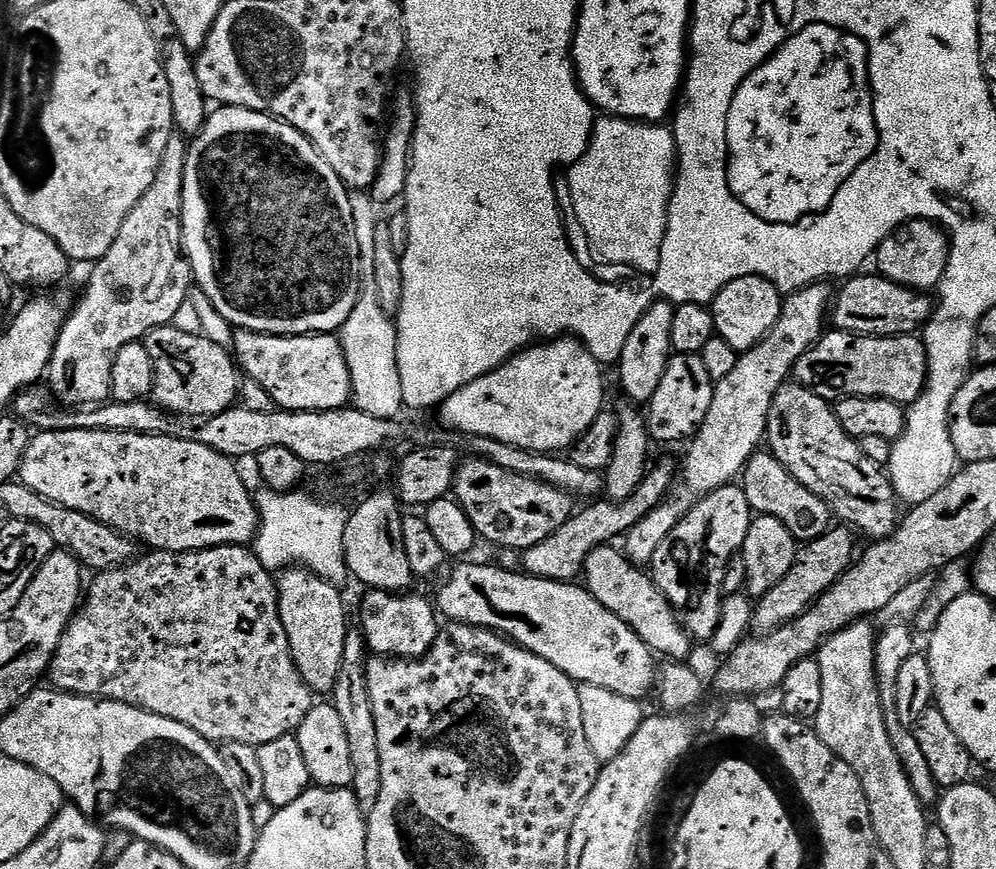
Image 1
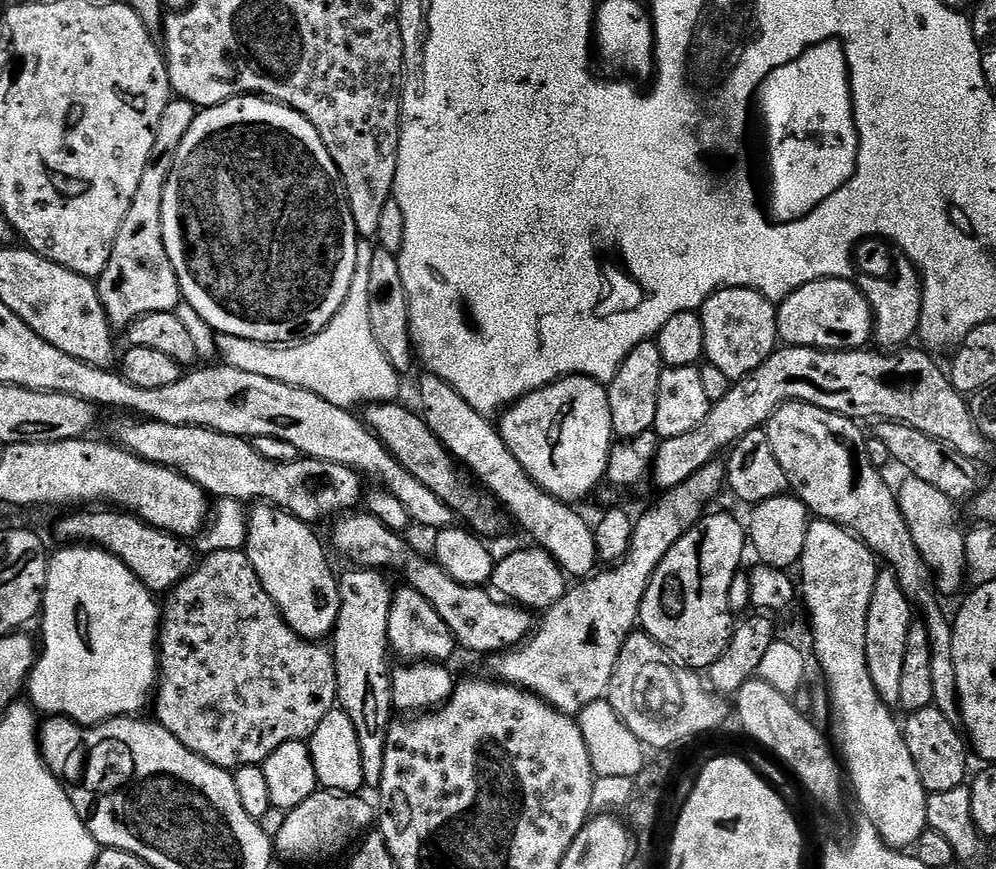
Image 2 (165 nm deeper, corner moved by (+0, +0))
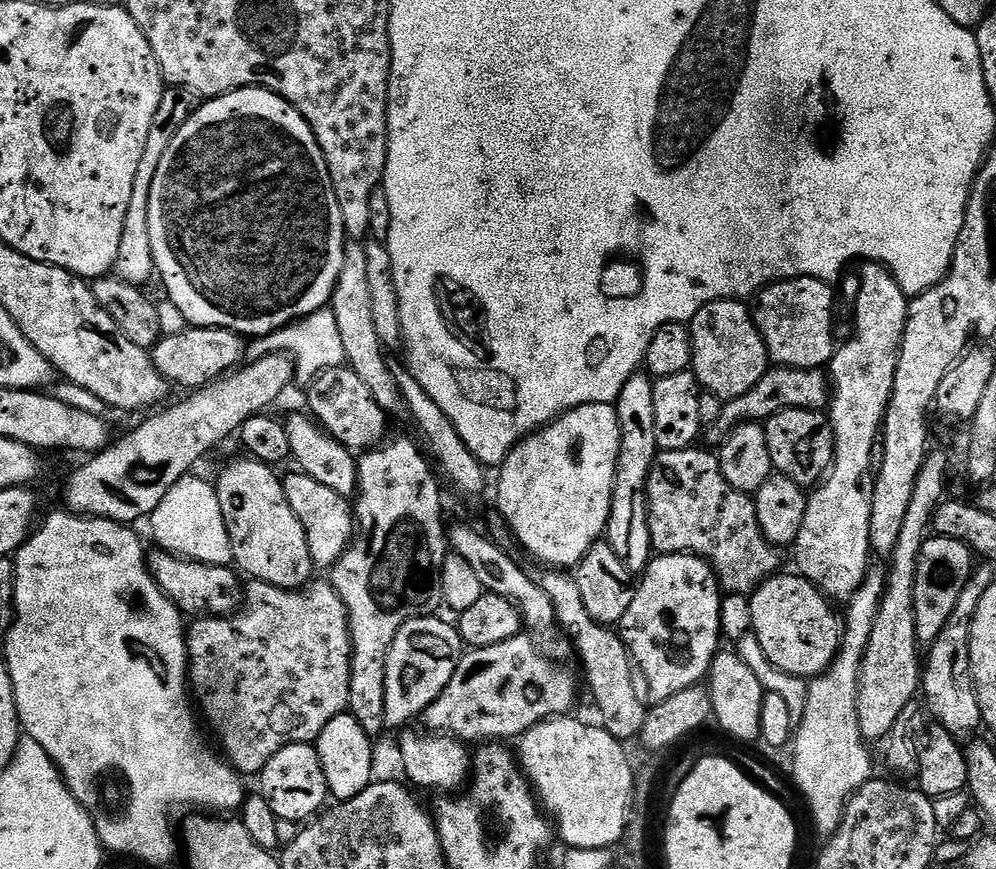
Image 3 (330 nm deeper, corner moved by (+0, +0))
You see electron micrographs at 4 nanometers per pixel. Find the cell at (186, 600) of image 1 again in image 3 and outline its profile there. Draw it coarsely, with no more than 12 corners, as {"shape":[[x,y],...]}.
{"shape":[[249,579],[187,629],[191,695],[241,777],[345,715],[331,583]]}

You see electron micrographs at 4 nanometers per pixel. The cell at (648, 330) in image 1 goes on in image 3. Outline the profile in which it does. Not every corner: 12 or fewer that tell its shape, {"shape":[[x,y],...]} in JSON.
{"shape":[[654,380],[614,401],[620,453],[606,543],[633,574],[653,559]]}

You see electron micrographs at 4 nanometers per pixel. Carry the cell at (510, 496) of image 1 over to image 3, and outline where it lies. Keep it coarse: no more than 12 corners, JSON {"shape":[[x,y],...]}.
{"shape":[[352,368],[326,369],[307,411],[342,446],[385,443],[390,417]]}

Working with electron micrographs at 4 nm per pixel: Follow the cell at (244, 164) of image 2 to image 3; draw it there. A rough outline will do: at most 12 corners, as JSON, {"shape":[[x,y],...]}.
{"shape":[[269,88],[205,99],[150,186],[198,328],[327,309],[326,158]]}

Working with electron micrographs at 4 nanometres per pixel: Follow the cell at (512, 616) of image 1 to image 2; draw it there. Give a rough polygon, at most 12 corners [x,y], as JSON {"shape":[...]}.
{"shape":[[367,511],[335,521],[360,570],[404,564],[461,649],[499,654],[532,635],[529,609],[454,582]]}

